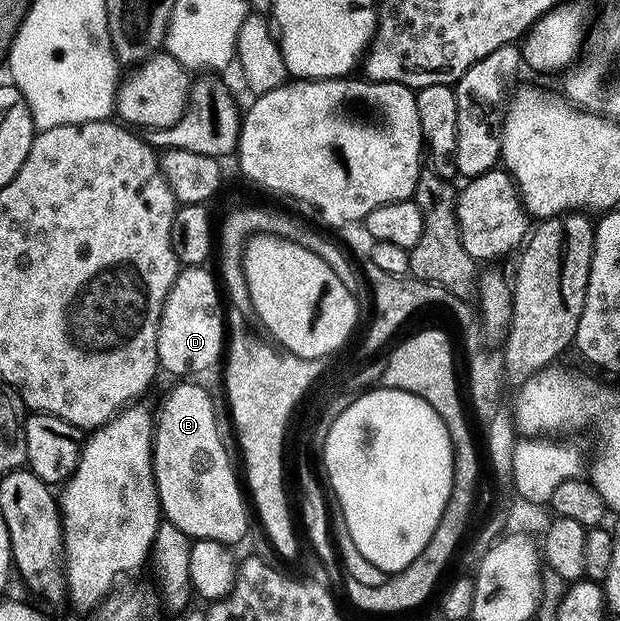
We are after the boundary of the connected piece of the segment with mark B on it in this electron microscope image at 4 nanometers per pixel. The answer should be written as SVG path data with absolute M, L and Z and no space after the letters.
M198 384L176 385L163 398L162 409L157 409L154 421L154 476L163 517L183 531L191 541L215 540L234 546L237 540L245 538L250 520L246 517L248 504L244 499L244 488L239 473L237 476L230 465L230 456L226 453L226 444L218 429L218 416L214 413L214 400Z

